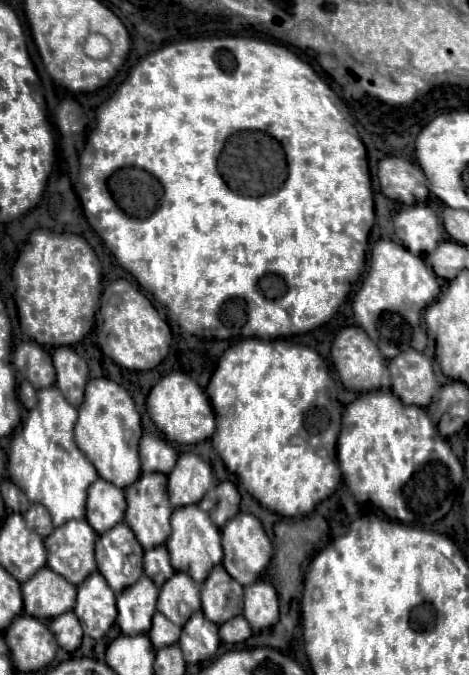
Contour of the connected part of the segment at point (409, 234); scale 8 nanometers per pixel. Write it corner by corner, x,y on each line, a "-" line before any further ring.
426,204
402,208
394,218
394,230
412,254
434,252
442,234
436,212

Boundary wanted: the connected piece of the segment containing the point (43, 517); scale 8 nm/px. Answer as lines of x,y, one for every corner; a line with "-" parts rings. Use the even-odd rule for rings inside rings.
30,504
28,512
24,514
24,520
40,536
48,536
54,530
52,520
50,520
50,514
48,514
48,510
42,504

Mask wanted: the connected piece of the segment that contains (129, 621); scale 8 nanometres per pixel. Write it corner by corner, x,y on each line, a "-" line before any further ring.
142,576
134,586
122,590
122,594
116,598
116,624
120,626
122,634
134,636
150,630
150,622
156,612
156,598
158,588
146,576

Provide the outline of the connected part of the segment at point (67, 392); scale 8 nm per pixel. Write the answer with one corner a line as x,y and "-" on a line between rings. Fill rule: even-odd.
70,346
56,348
52,352
52,360
56,370
56,386
62,390
64,398
78,408
84,398
84,386
88,382
86,360
80,358

